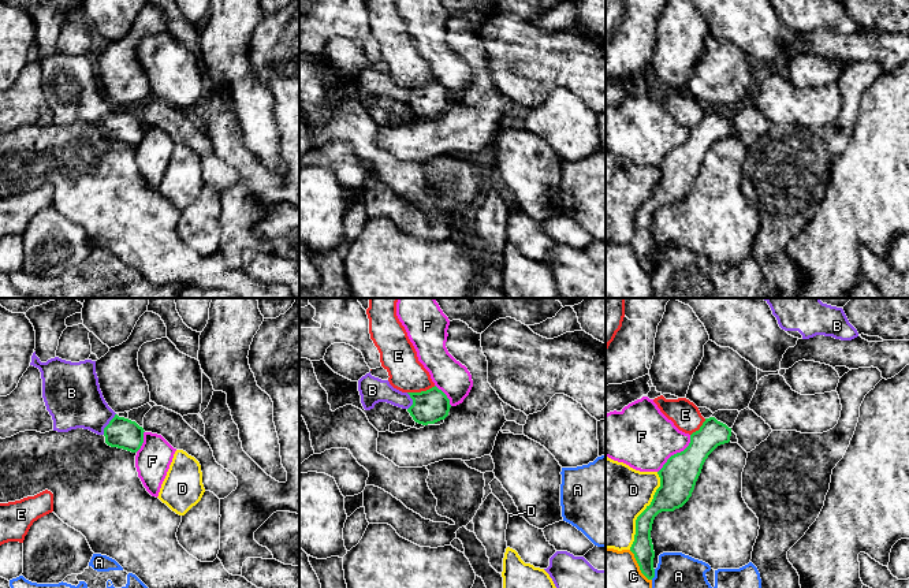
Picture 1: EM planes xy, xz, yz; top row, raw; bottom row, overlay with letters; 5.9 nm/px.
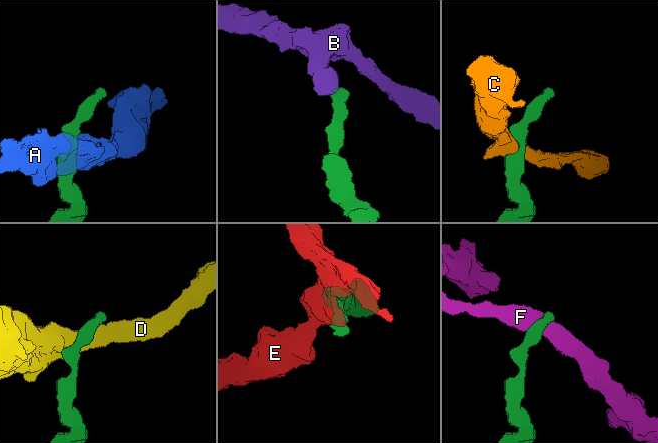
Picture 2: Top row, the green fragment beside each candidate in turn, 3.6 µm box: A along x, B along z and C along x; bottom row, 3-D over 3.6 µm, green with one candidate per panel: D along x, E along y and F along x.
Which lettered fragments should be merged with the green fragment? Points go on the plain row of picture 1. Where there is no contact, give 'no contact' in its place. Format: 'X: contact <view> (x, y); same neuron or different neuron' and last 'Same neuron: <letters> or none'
A: contact yz (654, 268); different neuron
B: contact xy (108, 118); same neuron
C: contact yz (639, 259); different neuron
D: contact yz (644, 204); different neuron
E: contact xz (421, 85); different neuron
F: contact yz (677, 146); different neuron
Same neuron: B

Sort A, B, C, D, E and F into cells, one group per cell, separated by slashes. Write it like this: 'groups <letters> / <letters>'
groups A / B / C / D / E / F

